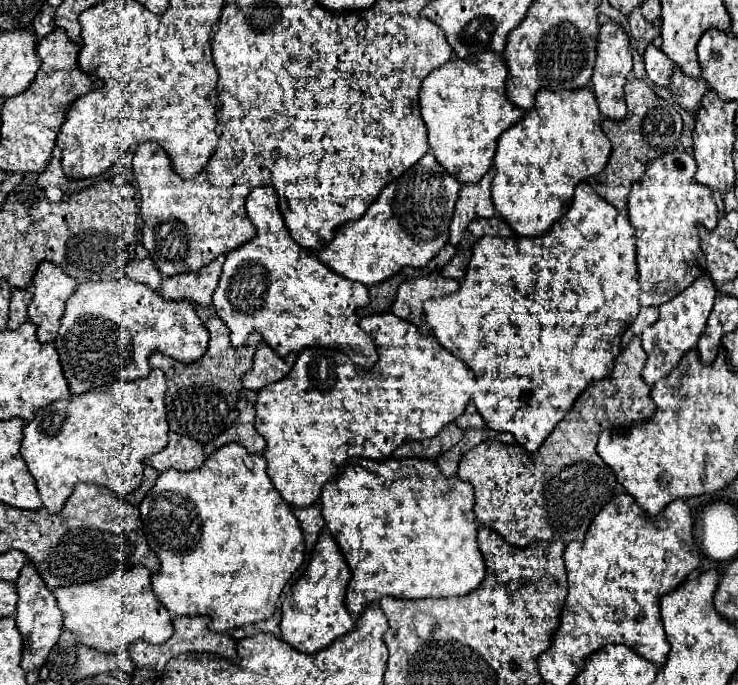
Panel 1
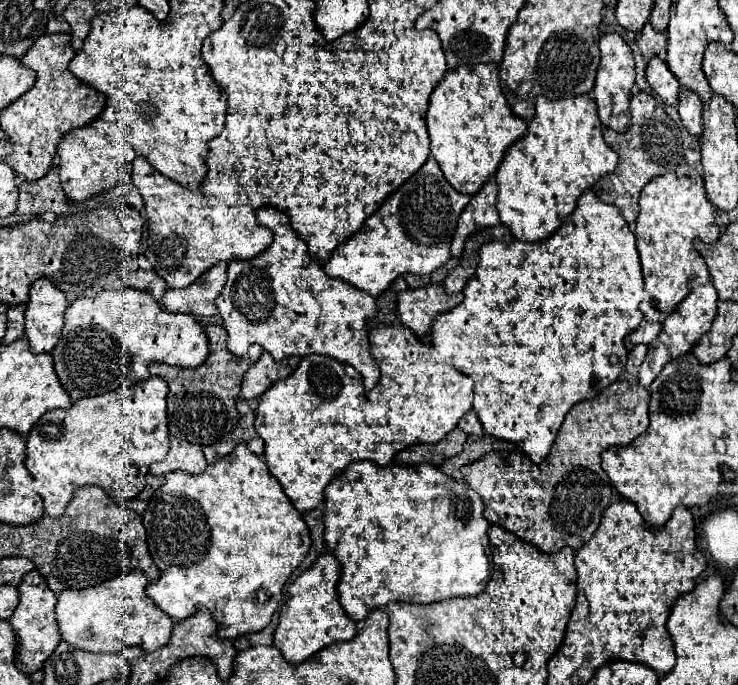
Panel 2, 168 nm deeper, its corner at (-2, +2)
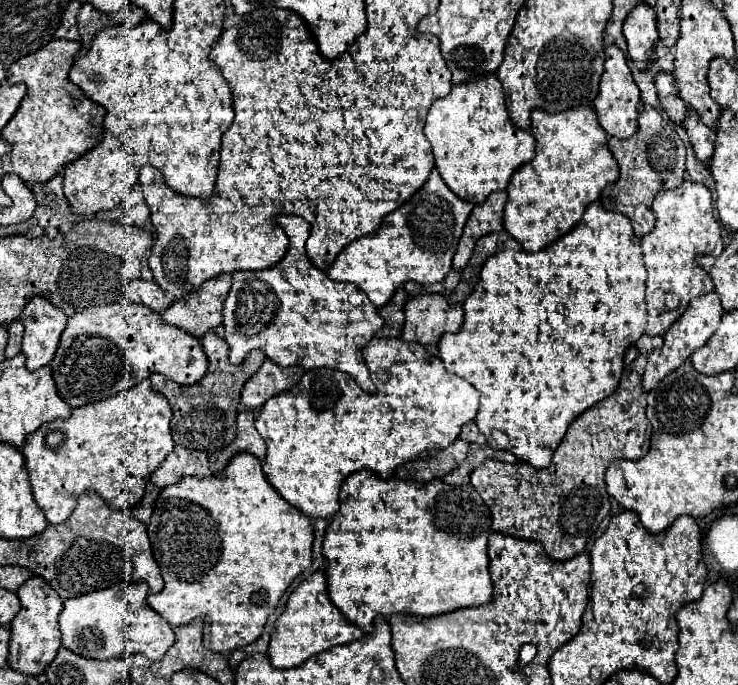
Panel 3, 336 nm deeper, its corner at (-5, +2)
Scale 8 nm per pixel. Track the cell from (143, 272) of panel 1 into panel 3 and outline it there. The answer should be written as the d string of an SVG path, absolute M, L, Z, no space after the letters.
M130 280L124 287L124 293L132 303L146 305L156 313L164 313L174 303L168 295L164 295L164 291L160 291L160 287L154 281Z

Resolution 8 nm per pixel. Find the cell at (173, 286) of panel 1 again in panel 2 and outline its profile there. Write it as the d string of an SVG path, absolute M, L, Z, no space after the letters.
M221 261L217 267L211 267L183 289L167 289L163 297L163 307L173 313L193 313L197 317L211 317L217 315L215 297L221 293L227 279L227 263Z

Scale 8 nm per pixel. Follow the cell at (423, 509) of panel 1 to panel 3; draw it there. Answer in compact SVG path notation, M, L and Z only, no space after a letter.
M356 471L352 473L342 489L340 489L340 511L330 517L326 535L324 535L324 545L322 553L326 559L326 585L328 585L328 597L330 601L360 629L364 629L366 623L372 623L376 615L394 615L394 613L406 613L406 615L418 615L418 617L434 617L466 607L478 607L486 605L492 599L492 581L488 575L488 555L486 555L486 545L488 545L488 535L492 533L490 527L490 509L486 503L480 499L476 489L472 485L460 485L452 487L444 483L442 479L434 479L432 483L412 483L412 481L402 481L402 479L378 479L370 471Z

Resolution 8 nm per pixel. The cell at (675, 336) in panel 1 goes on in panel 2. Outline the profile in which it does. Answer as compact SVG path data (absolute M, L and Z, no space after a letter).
M705 283L701 287L695 287L679 305L677 309L665 319L663 327L661 327L661 333L659 337L655 339L655 343L649 345L649 353L645 357L645 361L641 363L639 367L639 383L643 387L649 387L653 383L653 379L661 373L661 369L677 359L679 355L691 351L691 347L711 329L711 321L715 319L717 315L717 289L713 287L713 283Z

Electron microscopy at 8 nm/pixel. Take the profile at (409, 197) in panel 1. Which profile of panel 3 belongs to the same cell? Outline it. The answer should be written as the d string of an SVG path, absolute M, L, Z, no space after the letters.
M434 169L426 185L408 203L384 217L380 229L356 239L336 257L328 269L328 277L332 281L354 283L376 307L386 305L406 281L420 285L438 283L452 269L452 257L472 209L474 205L456 197Z

